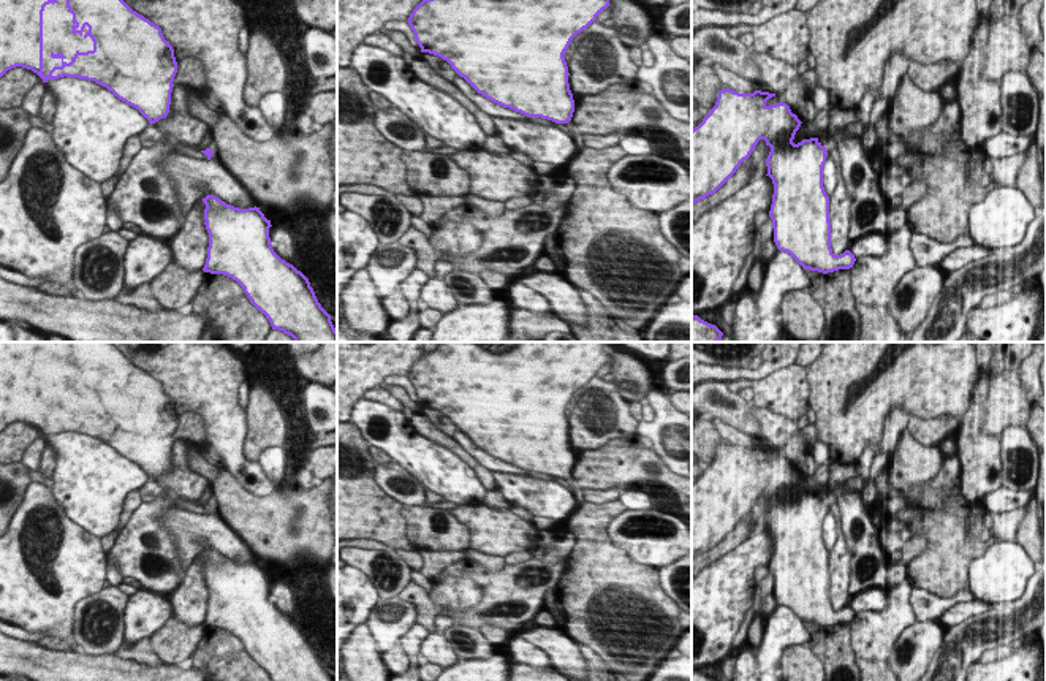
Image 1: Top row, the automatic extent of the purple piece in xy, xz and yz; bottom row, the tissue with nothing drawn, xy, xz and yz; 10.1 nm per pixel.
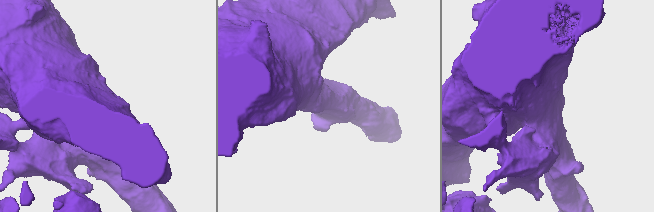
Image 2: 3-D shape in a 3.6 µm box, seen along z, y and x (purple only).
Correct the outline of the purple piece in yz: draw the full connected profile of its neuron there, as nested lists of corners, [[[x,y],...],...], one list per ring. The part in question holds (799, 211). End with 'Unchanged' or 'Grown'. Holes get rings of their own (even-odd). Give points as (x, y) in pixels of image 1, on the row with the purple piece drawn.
[[[723,89],[718,92],[715,106],[692,130],[692,204],[715,193],[750,157],[758,141],[764,139],[771,147],[766,176],[774,184],[769,217],[777,249],[790,253],[804,269],[823,274],[850,269],[856,261],[855,255],[850,250],[834,255],[831,249],[829,196],[823,187],[823,166],[843,139],[810,138],[794,144],[794,135],[802,122],[783,101],[767,106],[766,101],[772,97],[775,93],[761,90],[739,93]]]. Grown

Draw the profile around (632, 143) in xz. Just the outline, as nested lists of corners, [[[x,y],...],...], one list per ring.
[[[638,131],[620,136],[617,144],[627,155],[649,155],[652,152],[650,143]]]

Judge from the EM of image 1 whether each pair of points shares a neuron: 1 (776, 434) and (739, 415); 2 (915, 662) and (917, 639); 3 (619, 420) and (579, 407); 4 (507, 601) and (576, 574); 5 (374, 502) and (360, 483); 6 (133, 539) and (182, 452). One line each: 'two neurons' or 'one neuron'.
1: two neurons
2: one neuron
3: one neuron
4: two neurons
5: one neuron
6: one neuron

